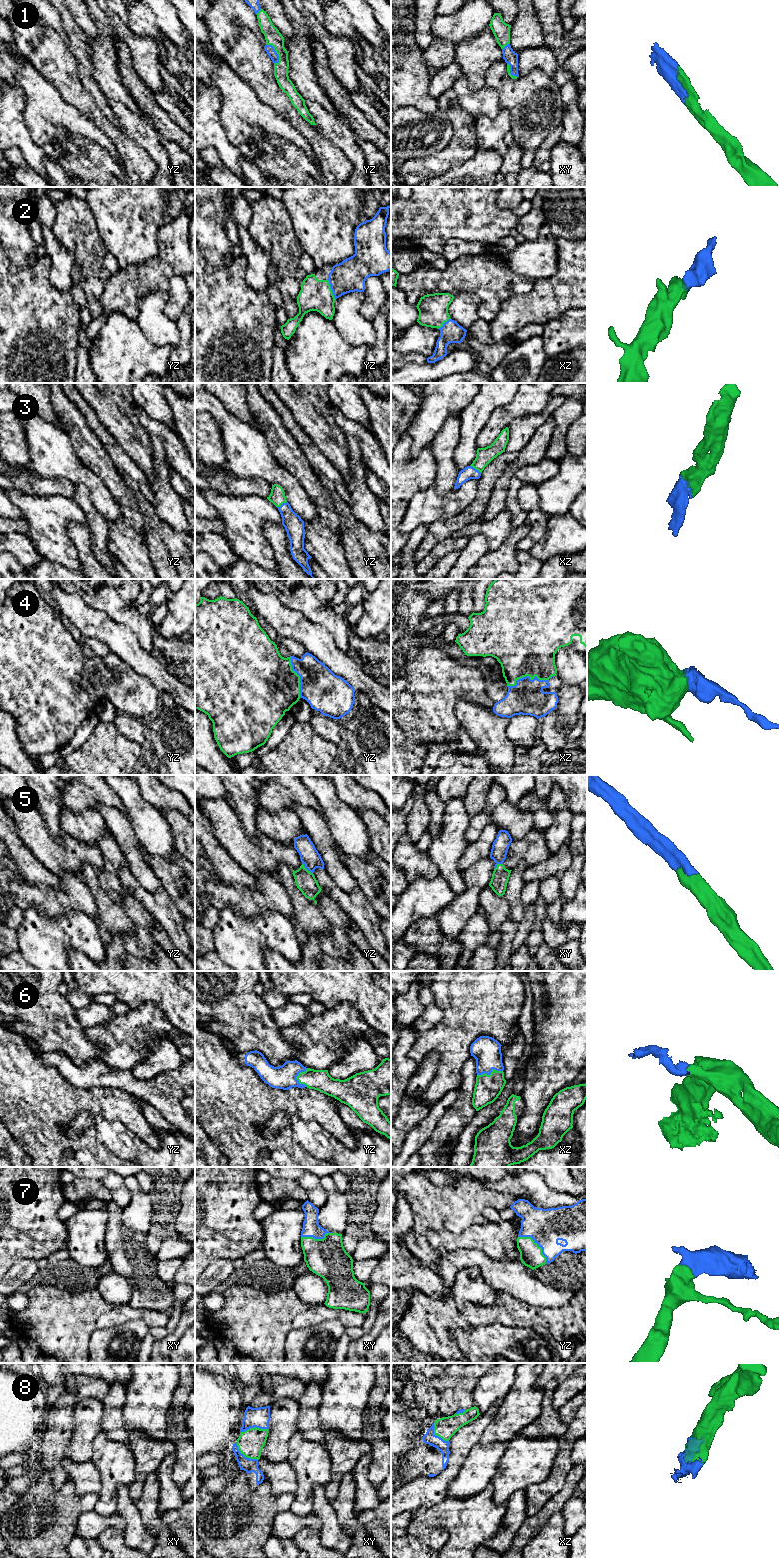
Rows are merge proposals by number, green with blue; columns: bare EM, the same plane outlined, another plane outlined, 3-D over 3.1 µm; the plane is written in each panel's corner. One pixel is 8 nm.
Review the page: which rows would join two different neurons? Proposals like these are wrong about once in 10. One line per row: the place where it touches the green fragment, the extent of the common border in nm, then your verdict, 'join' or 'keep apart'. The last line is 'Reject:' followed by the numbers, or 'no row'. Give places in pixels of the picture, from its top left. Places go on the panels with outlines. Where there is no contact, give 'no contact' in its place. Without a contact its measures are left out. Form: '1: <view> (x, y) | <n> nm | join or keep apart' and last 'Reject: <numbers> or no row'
1: yz (276, 52) | 190 nm | join
2: yz (330, 289) | 180 nm | join
3: xz (476, 469) | 110 nm | join
4: xz (526, 675) | 340 nm | join
5: yz (306, 869) | 120 nm | join
6: xz (491, 1073) | 220 nm | join
7: yz (537, 1244) | 320 nm | join
8: xy (254, 1427) | 240 nm | join
Reject: no row

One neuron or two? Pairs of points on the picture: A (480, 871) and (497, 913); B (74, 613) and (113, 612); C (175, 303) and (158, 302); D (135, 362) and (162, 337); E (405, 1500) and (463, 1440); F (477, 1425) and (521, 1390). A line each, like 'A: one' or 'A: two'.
A: two
B: two
C: two
D: two
E: one
F: two

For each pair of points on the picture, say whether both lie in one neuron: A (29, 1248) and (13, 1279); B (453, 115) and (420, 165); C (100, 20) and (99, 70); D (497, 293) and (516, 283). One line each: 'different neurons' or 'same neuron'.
A: different neurons
B: same neuron
C: same neuron
D: same neuron

